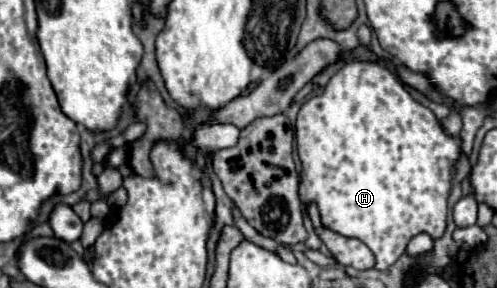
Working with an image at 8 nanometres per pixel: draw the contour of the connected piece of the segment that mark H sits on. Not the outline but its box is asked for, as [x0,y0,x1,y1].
[297,60,461,270]

